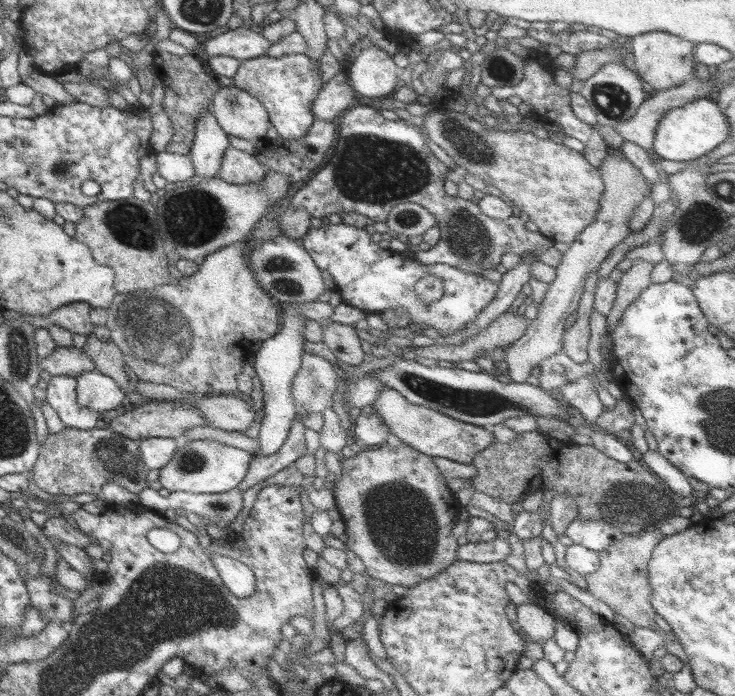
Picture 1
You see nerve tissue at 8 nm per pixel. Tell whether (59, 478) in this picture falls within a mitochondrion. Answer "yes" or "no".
no

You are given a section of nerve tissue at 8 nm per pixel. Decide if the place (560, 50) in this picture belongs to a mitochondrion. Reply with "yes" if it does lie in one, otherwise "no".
no

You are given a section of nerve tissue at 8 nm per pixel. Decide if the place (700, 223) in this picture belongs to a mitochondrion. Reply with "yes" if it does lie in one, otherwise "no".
yes

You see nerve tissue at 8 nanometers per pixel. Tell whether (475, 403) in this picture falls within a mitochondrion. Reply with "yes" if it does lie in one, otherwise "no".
yes

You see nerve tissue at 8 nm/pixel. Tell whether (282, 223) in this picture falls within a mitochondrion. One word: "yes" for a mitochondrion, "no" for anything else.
no

